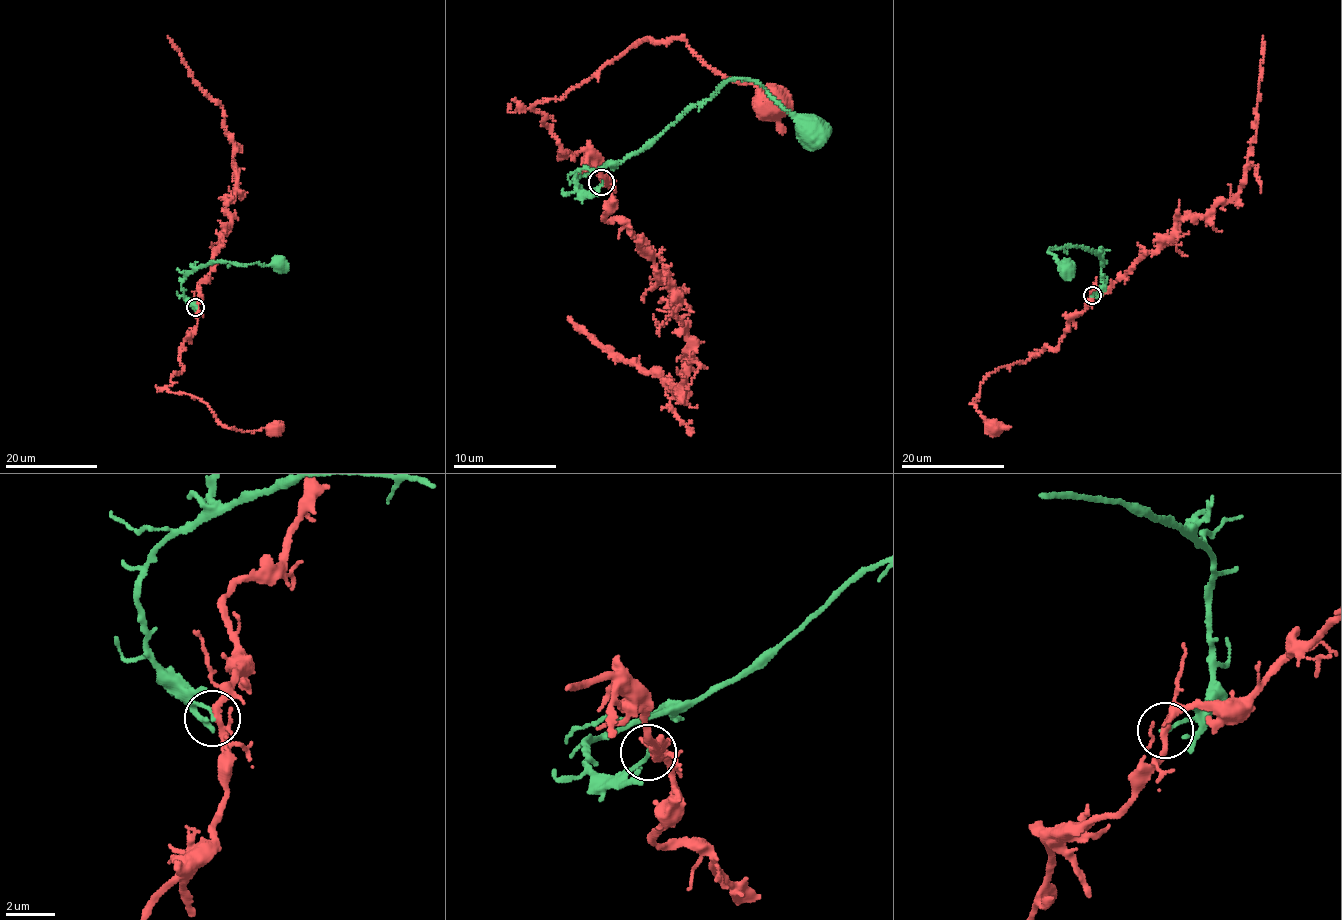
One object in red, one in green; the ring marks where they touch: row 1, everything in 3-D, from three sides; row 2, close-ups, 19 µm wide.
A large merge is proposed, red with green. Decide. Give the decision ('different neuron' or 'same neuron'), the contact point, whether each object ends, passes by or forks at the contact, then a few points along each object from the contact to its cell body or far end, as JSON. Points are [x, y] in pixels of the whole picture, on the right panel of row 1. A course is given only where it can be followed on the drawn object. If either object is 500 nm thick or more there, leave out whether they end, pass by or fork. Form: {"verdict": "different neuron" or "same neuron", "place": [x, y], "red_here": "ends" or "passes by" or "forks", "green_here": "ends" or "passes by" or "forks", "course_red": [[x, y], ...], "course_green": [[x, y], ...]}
{"verdict": "different neuron", "place": [1092, 295], "red_here": "passes by", "green_here": "ends", "course_red": [[1092, 295], [1109, 289], [1170, 238], [1175, 223], [1205, 216], [1238, 192], [1255, 133], [1262, 35]], "course_green": [[1092, 295], [1100, 289], [1102, 281], [1102, 258], [1097, 254], [1067, 246], [1048, 250], [1068, 278]]}

